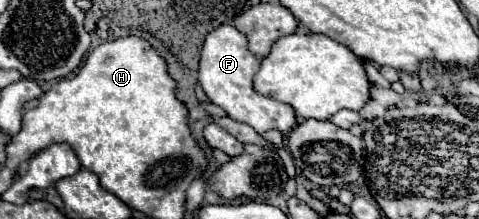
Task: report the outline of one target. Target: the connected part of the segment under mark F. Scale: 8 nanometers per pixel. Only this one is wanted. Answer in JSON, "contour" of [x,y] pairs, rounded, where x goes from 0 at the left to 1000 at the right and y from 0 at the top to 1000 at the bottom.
{"contour":[[[482,110],[459,114],[443,151],[434,151],[418,242],[418,306],[413,306],[413,379],[422,388],[434,452],[447,479],[463,489],[480,543],[522,571],[534,607],[580,589],[585,607],[597,616],[618,571],[618,525],[610,489],[601,489],[597,470],[539,434],[526,406],[526,352],[534,342],[539,315],[543,269],[518,233],[509,160],[501,160],[501,142],[493,142]]]}

